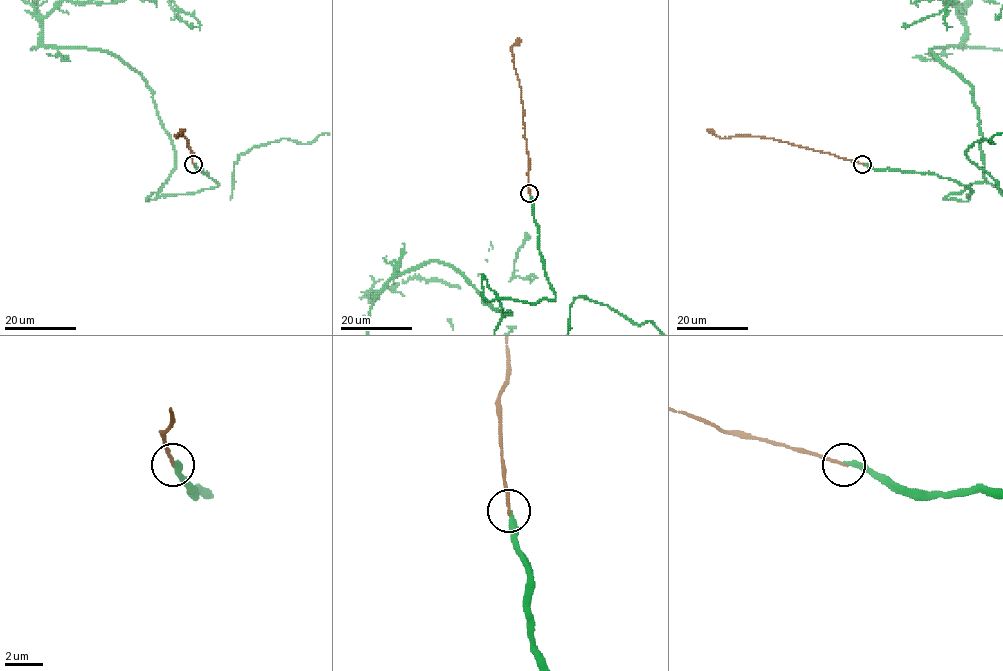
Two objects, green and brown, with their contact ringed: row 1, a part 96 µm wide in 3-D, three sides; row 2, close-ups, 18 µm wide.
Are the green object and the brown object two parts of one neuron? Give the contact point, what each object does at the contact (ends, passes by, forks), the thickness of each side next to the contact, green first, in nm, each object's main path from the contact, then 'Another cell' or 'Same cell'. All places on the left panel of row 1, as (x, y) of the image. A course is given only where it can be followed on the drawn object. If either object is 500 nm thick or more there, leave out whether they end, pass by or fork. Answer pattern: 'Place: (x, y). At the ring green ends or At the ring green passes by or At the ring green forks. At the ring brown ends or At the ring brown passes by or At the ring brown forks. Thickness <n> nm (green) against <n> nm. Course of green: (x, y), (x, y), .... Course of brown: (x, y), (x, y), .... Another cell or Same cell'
Place: (193, 164). At the ring green ends. At the ring brown ends. Thickness 240 nm (green) against 160 nm. Course of brown: (193, 164), (187, 139), (184, 136), (175, 137), (184, 129). Another cell

